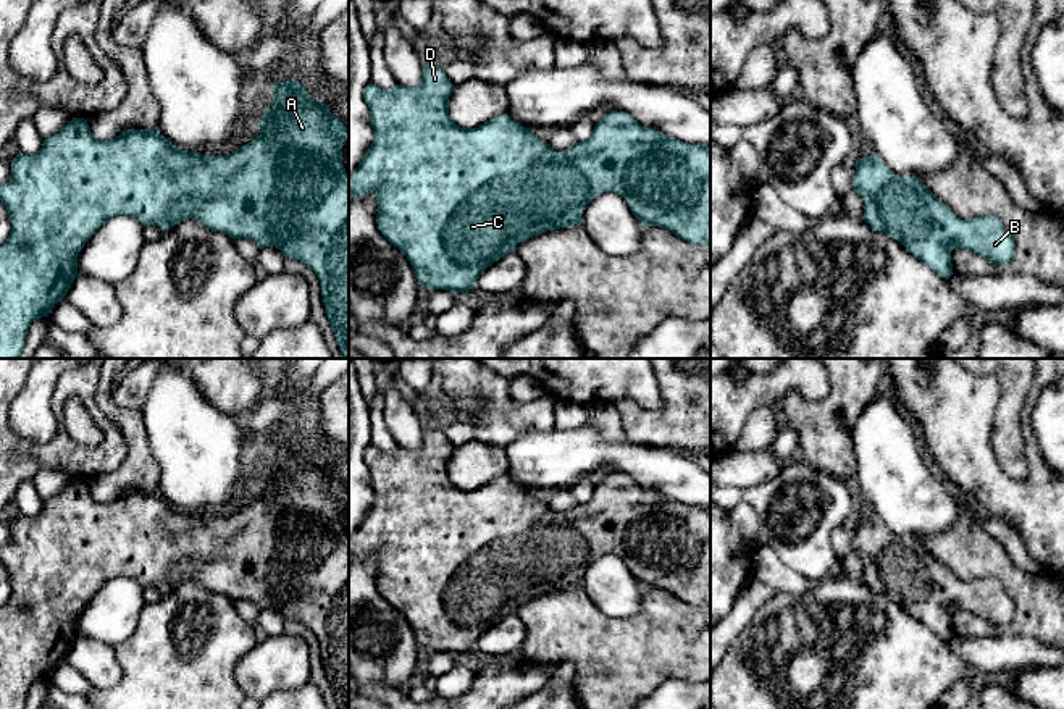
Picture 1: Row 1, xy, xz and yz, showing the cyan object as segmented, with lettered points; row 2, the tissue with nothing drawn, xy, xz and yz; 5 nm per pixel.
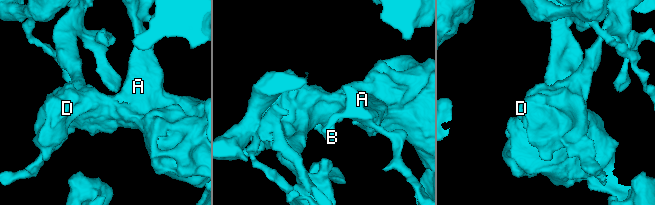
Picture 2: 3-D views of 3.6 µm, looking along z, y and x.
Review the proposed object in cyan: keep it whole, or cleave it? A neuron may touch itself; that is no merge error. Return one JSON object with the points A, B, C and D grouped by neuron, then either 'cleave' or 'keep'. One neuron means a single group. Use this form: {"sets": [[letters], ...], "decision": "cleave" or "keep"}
{"sets": [["A", "B", "C", "D"]], "decision": "keep"}

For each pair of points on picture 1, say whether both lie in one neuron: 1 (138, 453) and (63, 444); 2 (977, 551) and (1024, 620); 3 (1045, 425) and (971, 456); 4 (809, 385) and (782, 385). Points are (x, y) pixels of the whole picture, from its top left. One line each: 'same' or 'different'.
1: different
2: same
3: different
4: same

